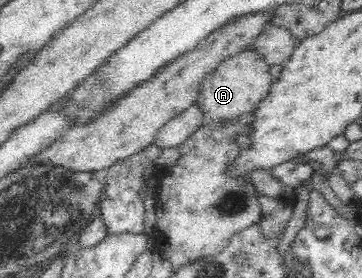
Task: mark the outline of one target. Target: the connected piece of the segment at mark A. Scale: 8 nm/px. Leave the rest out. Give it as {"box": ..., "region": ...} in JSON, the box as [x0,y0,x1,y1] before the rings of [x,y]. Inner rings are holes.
{"box":[196,48,271,121],"region":[[[248,48],[221,62],[204,79],[196,104],[202,109],[206,121],[233,120],[244,112],[253,111],[258,102],[268,96],[271,84],[270,65],[258,51]]]}

